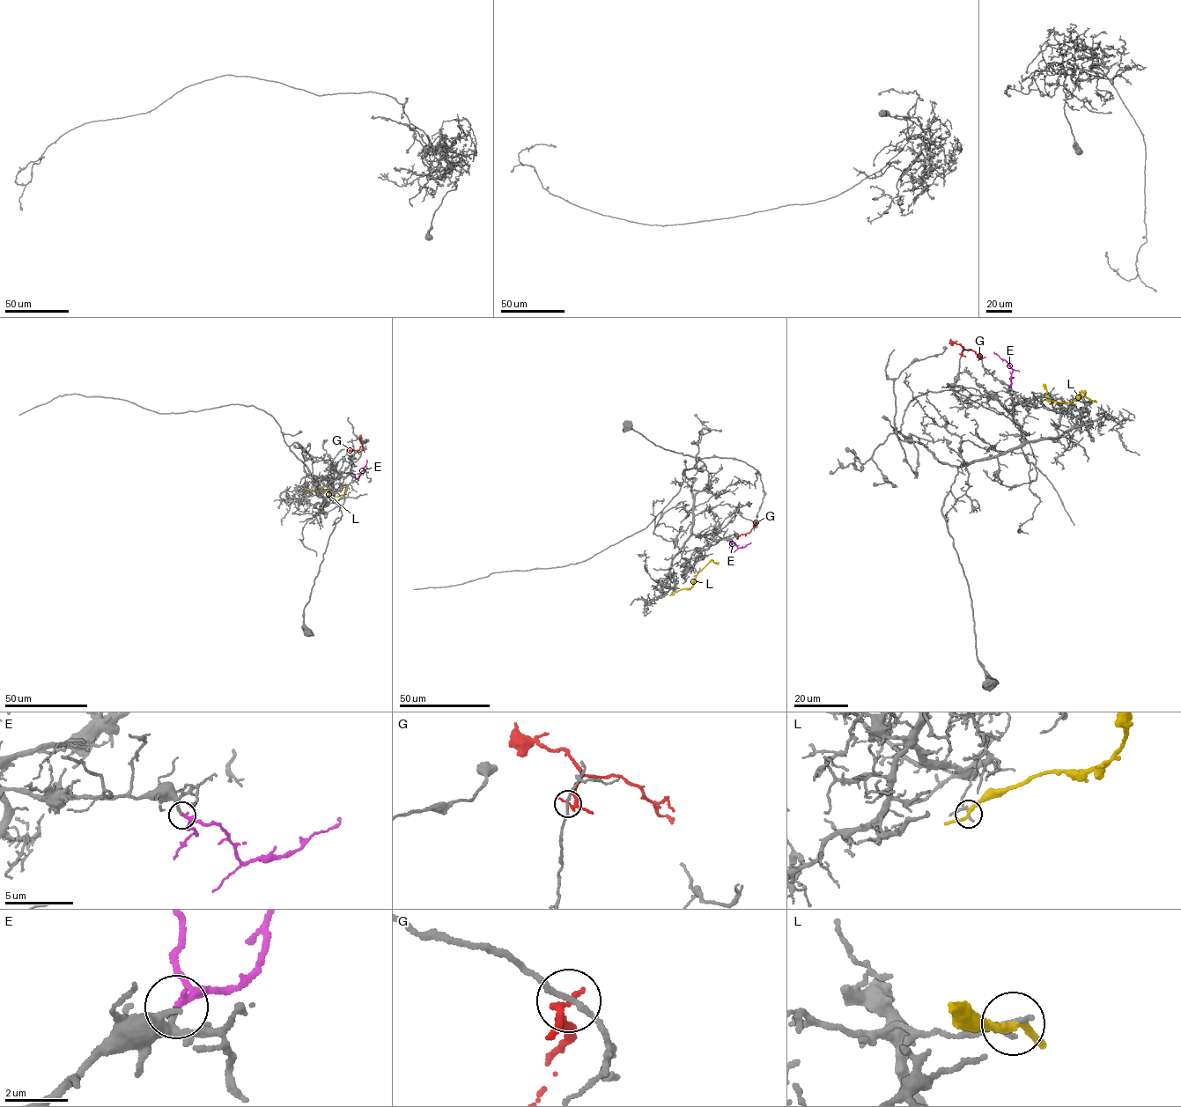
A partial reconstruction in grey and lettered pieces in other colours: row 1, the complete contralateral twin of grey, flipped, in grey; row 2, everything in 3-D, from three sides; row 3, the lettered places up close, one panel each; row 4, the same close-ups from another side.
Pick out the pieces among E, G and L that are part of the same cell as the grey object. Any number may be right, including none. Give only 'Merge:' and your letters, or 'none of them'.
Merge: E

